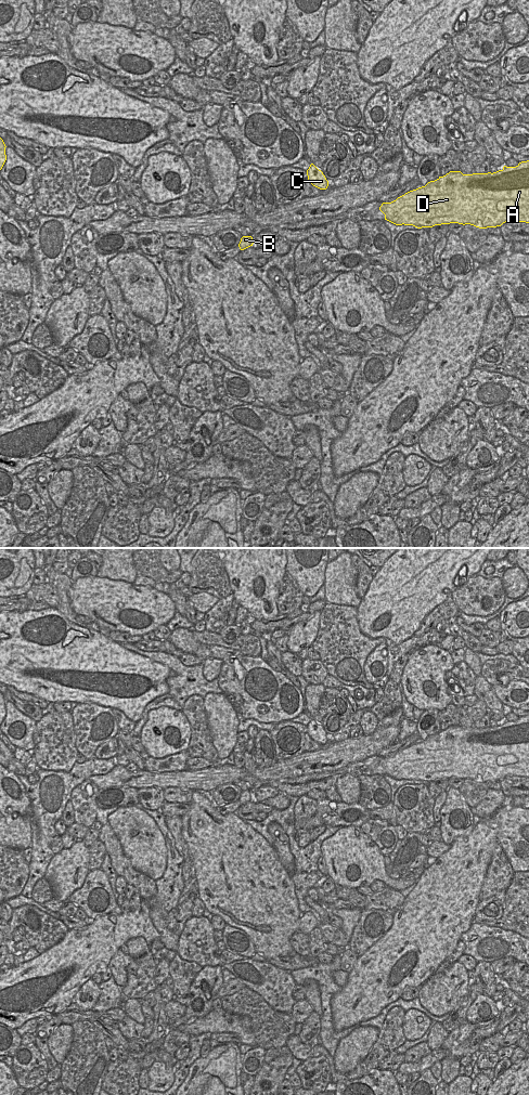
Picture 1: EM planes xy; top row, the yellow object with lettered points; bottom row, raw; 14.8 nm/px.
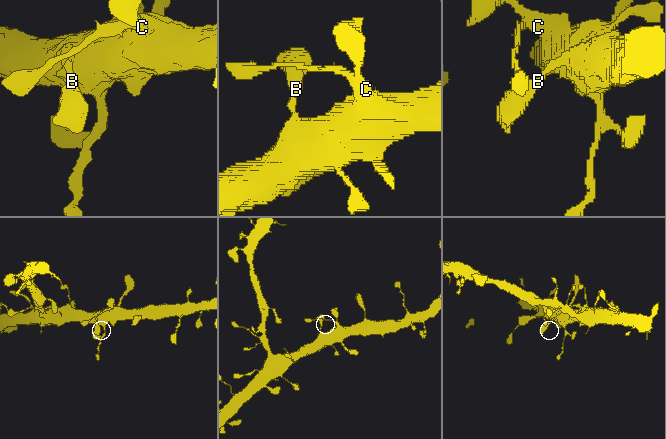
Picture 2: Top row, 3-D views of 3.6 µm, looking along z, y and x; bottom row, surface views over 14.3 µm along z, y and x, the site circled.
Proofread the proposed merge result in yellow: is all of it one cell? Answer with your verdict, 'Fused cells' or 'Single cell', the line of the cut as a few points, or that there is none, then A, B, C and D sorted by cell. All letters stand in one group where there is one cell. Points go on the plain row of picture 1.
Single cell. No split. Groups: A B C D.

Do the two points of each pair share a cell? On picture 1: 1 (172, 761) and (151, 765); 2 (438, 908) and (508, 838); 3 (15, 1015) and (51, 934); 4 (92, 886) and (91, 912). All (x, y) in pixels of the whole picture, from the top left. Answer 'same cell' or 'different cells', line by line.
1: same cell
2: different cells
3: different cells
4: same cell

